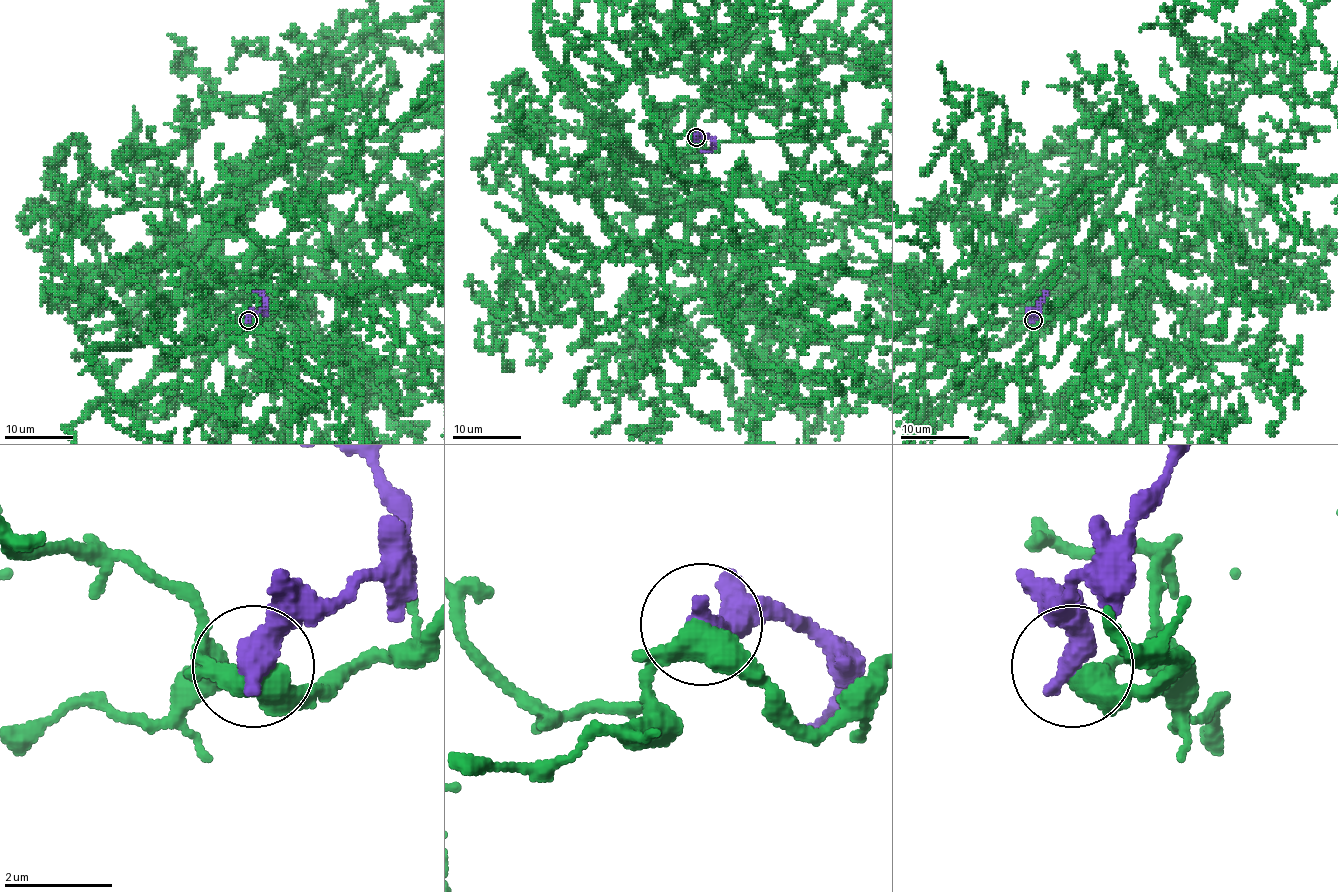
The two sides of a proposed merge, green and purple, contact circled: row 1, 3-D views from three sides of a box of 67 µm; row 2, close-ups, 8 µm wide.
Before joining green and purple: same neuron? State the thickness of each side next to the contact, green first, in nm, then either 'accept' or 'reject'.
380/550 nm | reject

